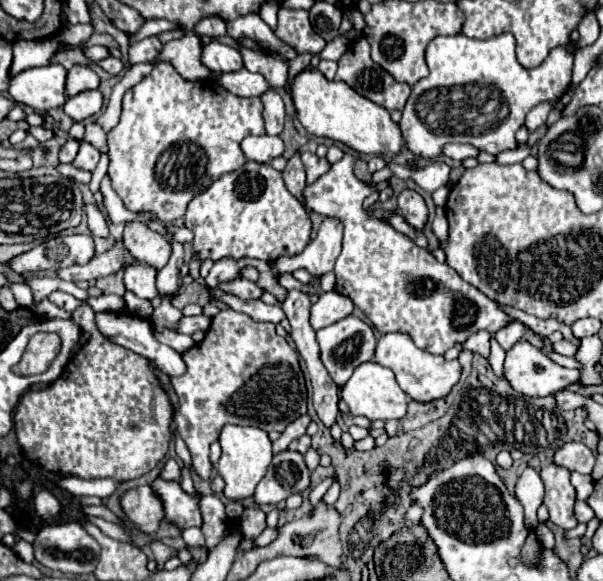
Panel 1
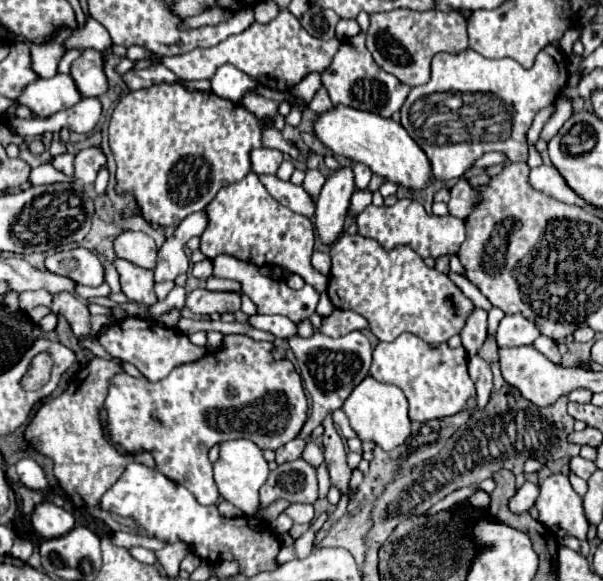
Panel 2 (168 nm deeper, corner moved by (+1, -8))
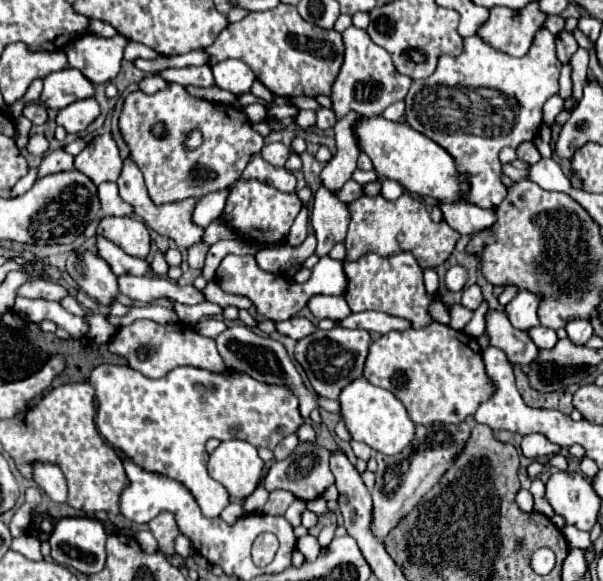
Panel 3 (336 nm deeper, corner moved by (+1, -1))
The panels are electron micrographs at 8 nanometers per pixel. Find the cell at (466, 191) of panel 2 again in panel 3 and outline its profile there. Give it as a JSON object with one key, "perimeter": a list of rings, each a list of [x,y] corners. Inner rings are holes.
{"perimeter":[[[543,27],[535,33],[531,49],[523,57],[511,57],[507,53],[501,53],[493,49],[489,43],[485,43],[479,35],[463,39],[463,53],[459,57],[443,55],[439,59],[439,65],[435,73],[427,79],[413,81],[405,103],[405,117],[407,123],[439,143],[443,149],[447,149],[461,173],[469,175],[471,191],[467,195],[467,201],[471,201],[477,207],[483,209],[495,209],[507,195],[507,187],[501,183],[501,161],[499,151],[503,147],[517,147],[523,141],[533,141],[539,135],[539,127],[543,123],[543,103],[559,93],[559,71],[561,63],[555,55],[555,37]]]}

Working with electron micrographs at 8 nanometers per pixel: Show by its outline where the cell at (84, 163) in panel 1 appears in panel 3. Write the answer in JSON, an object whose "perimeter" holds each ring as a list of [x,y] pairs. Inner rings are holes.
{"perimeter":[[[111,135],[95,137],[77,157],[75,157],[75,169],[85,173],[95,185],[101,185],[105,181],[117,181],[121,173],[123,161],[119,157],[117,143]]]}

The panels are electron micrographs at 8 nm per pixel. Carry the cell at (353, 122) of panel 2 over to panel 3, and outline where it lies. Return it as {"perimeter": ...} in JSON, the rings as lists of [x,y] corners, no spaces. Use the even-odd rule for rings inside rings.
{"perimeter":[[[377,115],[377,117],[363,117],[355,127],[355,131],[359,137],[361,151],[365,151],[371,157],[375,171],[381,179],[385,177],[399,181],[407,191],[423,197],[429,195],[439,203],[453,203],[465,199],[465,195],[469,193],[467,175],[459,173],[455,159],[433,139],[411,129],[409,125],[399,125],[395,121],[387,121],[381,115]]]}

